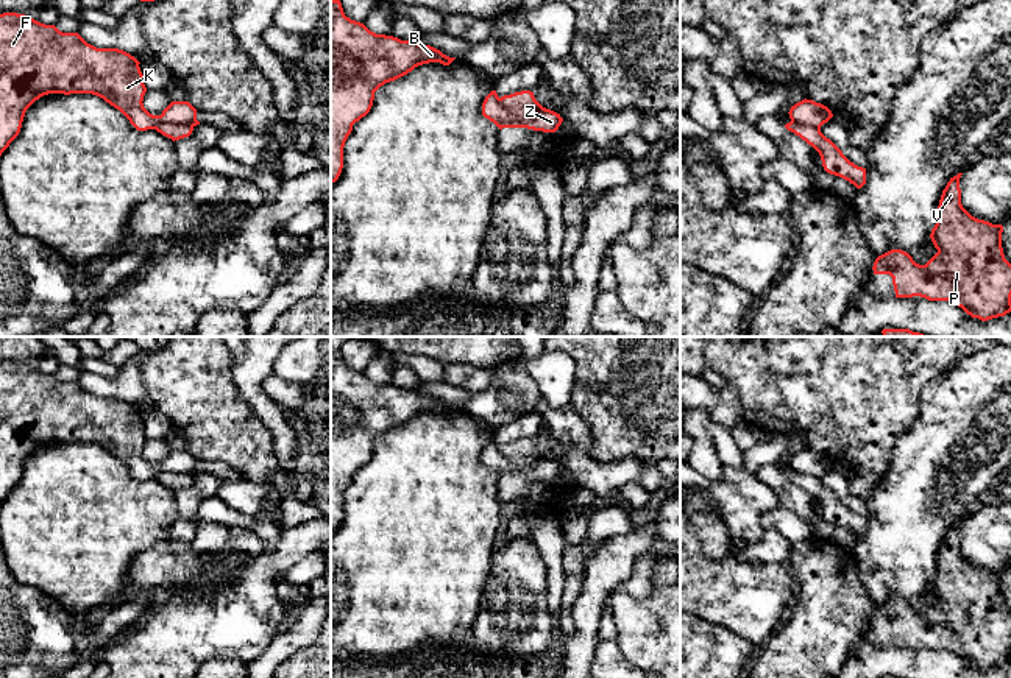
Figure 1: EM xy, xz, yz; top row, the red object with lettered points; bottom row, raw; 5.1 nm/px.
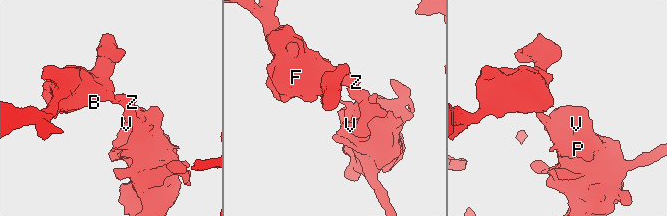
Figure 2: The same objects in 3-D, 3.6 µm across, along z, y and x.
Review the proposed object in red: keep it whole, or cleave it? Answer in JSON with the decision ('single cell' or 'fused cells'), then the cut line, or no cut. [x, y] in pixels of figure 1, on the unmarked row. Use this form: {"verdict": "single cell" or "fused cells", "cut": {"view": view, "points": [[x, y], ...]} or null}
{"verdict": "fused cells", "cut": {"view": "xz", "points": [[498, 448], [517, 463], [528, 463], [540, 455]]}}

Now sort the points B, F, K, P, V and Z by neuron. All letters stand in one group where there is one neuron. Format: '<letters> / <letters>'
B F K Z / P V

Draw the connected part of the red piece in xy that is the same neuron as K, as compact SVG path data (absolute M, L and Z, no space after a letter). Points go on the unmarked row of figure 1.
M17 362L0 363L0 505L19 485L27 458L48 443L92 443L119 458L137 480L161 472L197 475L197 458L189 450L172 450L161 464L144 457L147 436L139 410L119 397L97 397L78 382L62 382Z

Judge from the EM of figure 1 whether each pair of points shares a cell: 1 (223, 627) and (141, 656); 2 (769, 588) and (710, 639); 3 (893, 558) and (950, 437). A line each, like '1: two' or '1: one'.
1: one
2: two
3: one

